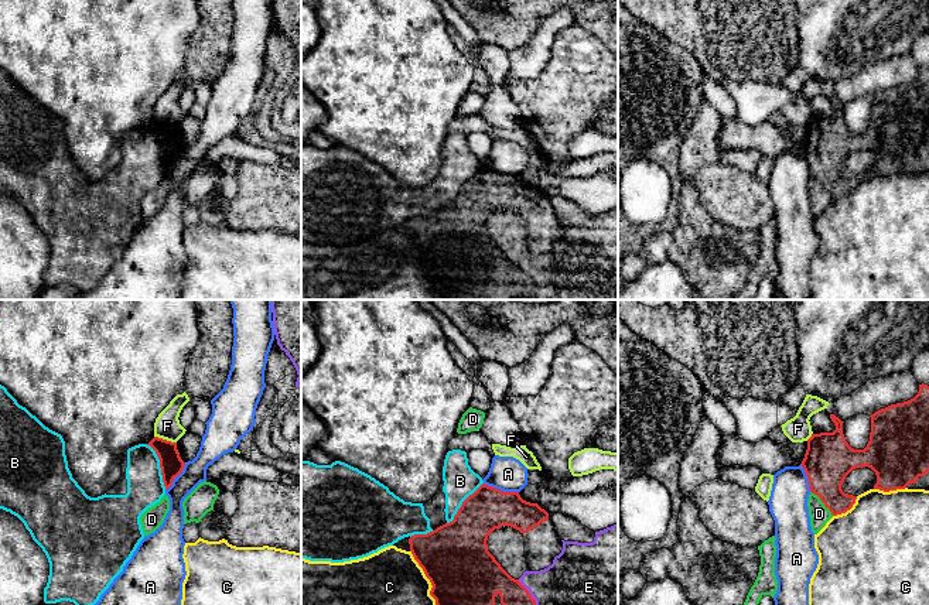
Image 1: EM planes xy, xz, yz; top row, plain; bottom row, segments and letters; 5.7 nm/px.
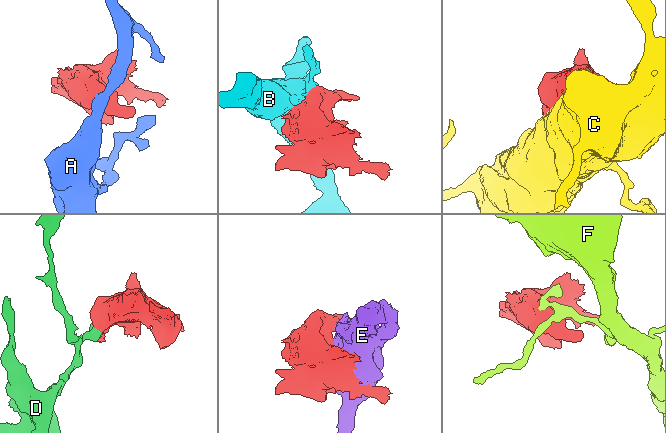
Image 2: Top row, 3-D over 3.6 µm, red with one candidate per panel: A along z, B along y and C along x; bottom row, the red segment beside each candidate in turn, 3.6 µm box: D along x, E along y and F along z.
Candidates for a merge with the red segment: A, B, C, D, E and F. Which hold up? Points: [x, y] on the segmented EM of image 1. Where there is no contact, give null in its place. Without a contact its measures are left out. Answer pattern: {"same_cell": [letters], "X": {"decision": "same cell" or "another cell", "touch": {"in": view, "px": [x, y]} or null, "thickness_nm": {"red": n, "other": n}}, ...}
{"same_cell": [], "A": {"decision": "another cell", "touch": {"in": "xz", "px": [501, 491]}, "thickness_nm": {"red": 240, "other": 200}}, "B": {"decision": "another cell", "touch": {"in": "xy", "px": [160, 467]}, "thickness_nm": {"red": 130, "other": 200}}, "C": {"decision": "another cell", "touch": {"in": "xz", "px": [426, 576]}, "thickness_nm": {"red": 380, "other": 320}}, "D": {"decision": "another cell", "touch": {"in": "yz", "px": [822, 501]}, "thickness_nm": {"red": 280, "other": 110}}, "E": {"decision": "another cell", "touch": {"in": "xz", "px": [528, 592]}, "thickness_nm": {"red": 200, "other": 280}}, "F": {"decision": "another cell", "touch": {"in": "xy", "px": [166, 440]}, "thickness_nm": {"red": 130, "other": 150}}}

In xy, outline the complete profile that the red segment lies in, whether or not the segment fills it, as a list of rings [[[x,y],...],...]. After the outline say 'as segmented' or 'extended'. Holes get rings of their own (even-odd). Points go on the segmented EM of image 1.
[[[154,437],[147,445],[156,451],[160,459],[163,482],[167,491],[173,485],[173,481],[182,472],[185,465],[177,450],[177,442]]] | as segmented

